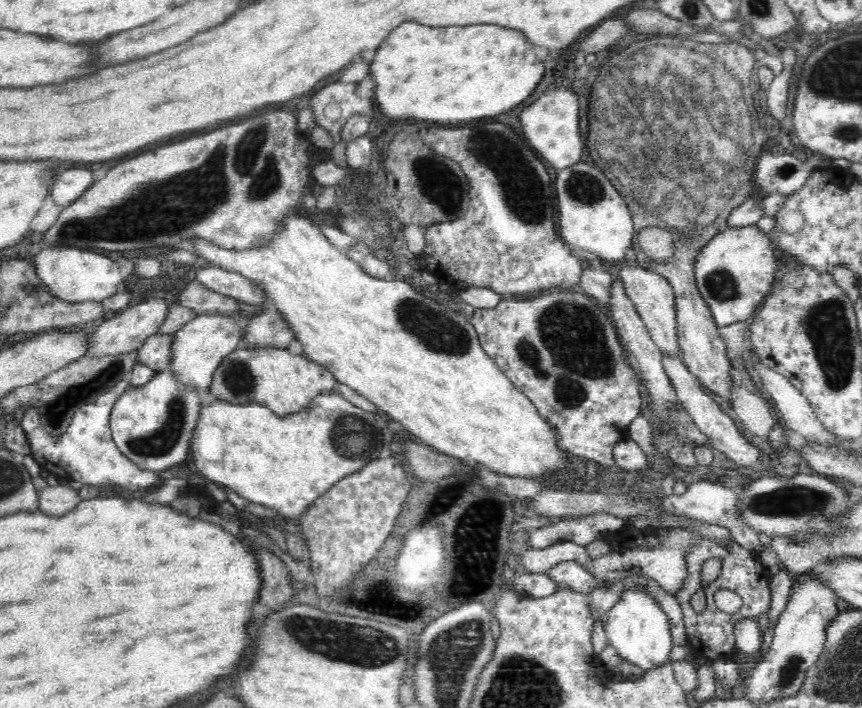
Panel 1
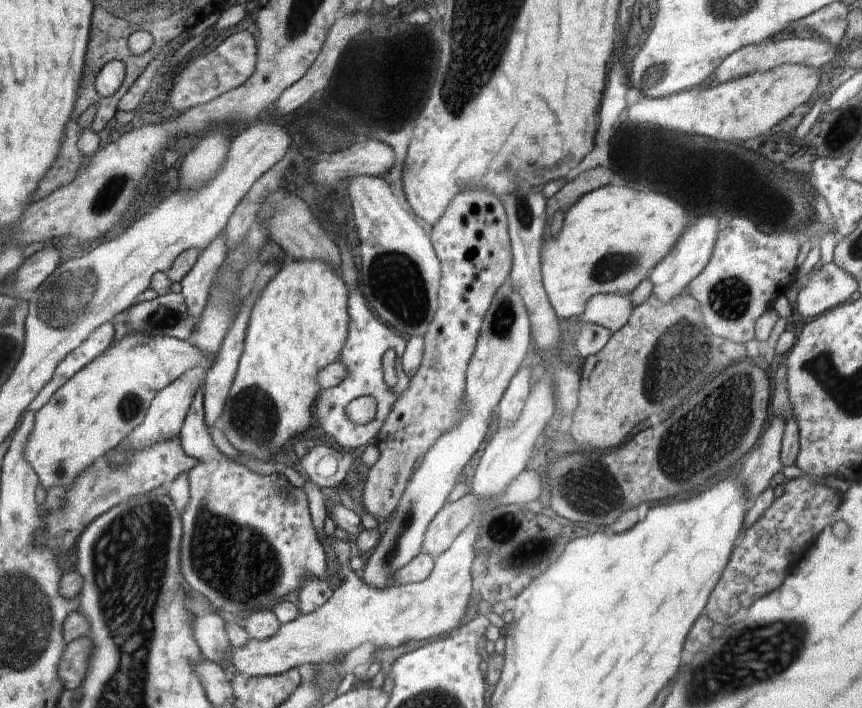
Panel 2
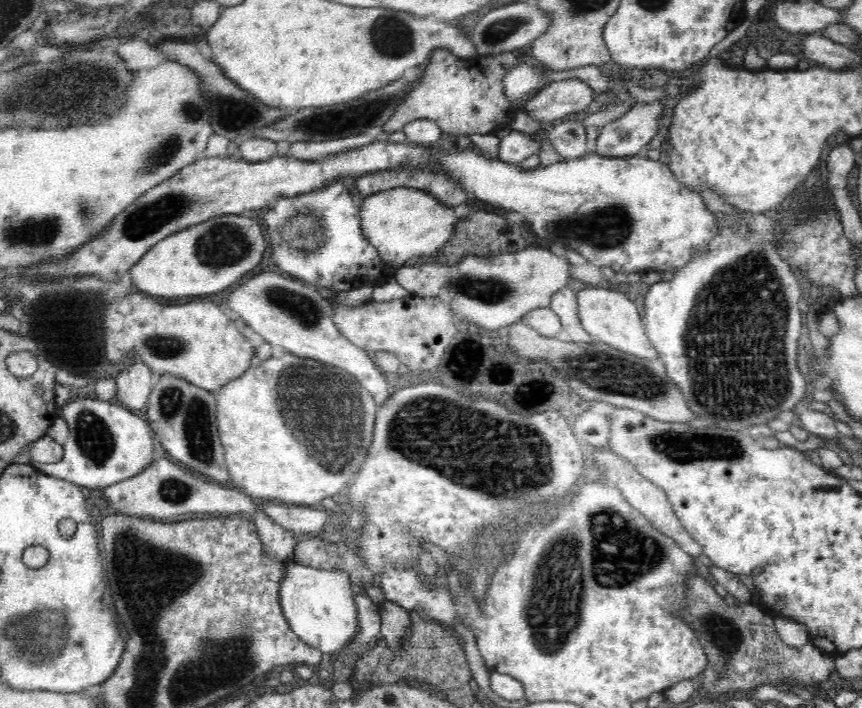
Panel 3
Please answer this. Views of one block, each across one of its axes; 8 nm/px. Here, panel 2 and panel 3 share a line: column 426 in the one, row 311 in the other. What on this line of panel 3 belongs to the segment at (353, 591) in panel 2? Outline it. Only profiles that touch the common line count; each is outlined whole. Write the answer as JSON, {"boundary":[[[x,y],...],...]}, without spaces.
{"boundary":[[[585,287],[576,294],[576,301],[578,302],[578,319],[580,319],[584,331],[588,332],[593,338],[639,358],[648,360],[660,358],[646,336],[643,319],[640,318],[638,308],[627,295],[606,287]]]}

